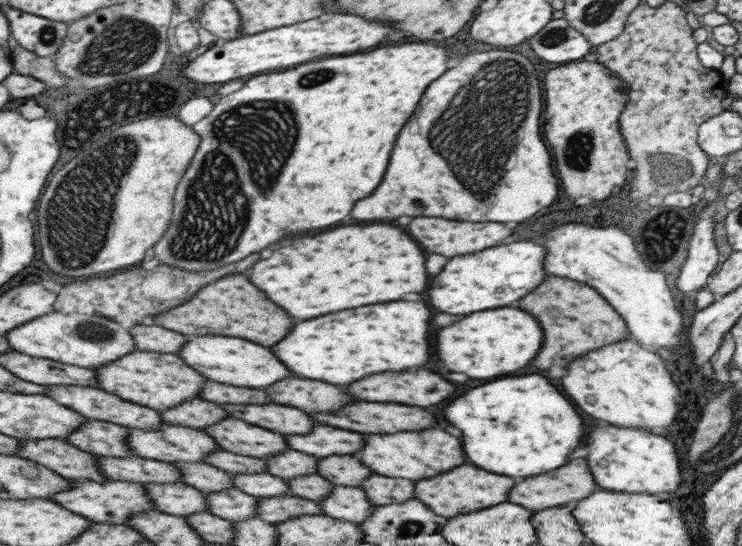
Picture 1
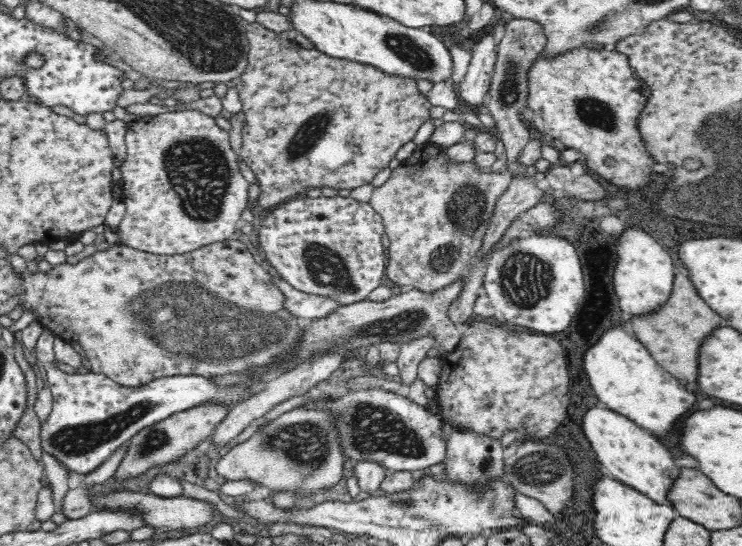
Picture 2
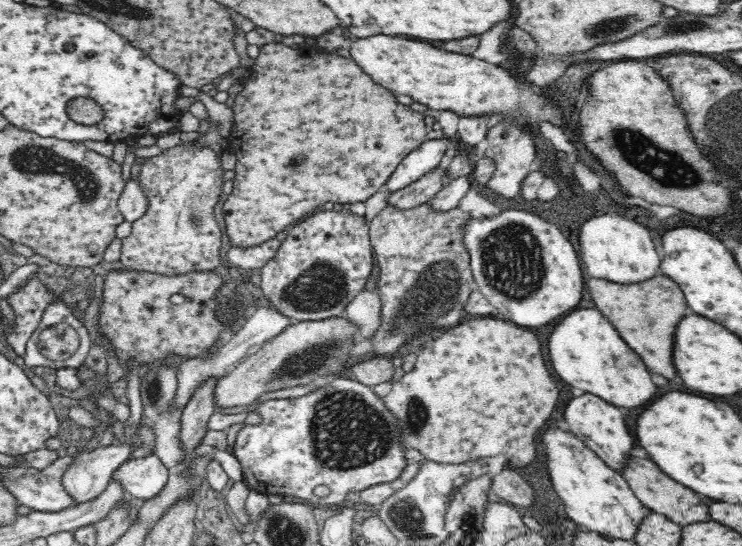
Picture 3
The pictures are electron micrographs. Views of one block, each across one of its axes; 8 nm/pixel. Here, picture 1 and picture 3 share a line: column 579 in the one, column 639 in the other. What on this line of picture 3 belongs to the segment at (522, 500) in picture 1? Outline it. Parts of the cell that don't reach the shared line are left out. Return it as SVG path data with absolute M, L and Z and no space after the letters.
M628 458L628 462L630 464L624 466L622 476L628 481L634 494L648 509L666 516L681 527L712 521L708 504L704 502L704 498L698 492L694 492L692 488L688 488L688 486L672 480L670 476L666 476L666 472L662 472L656 462L644 460L644 458Z

